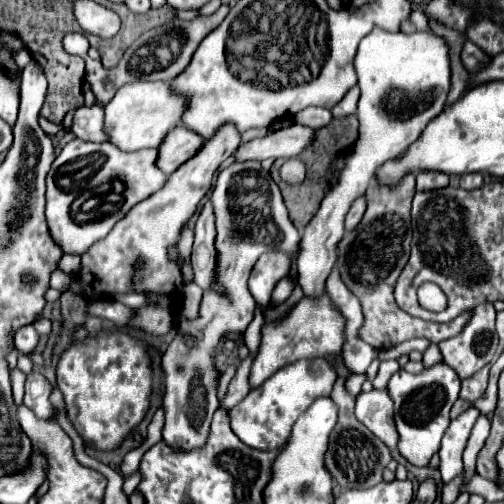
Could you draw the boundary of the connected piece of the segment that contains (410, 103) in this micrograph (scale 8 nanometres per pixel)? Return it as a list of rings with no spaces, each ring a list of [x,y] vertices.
[[[376,28],[358,48],[356,74],[360,86],[358,120],[360,138],[356,140],[336,184],[326,192],[320,210],[302,230],[302,252],[298,256],[298,284],[304,296],[318,296],[324,292],[324,282],[336,262],[336,246],[344,236],[344,218],[352,202],[364,196],[366,188],[374,184],[378,168],[398,158],[410,144],[420,138],[432,116],[444,108],[450,90],[450,58],[448,44],[432,32],[386,32]]]

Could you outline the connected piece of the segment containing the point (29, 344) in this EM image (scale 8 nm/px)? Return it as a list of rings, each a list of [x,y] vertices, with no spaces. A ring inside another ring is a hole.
[[[30,324],[30,326],[20,328],[20,330],[16,332],[16,336],[14,336],[14,344],[16,344],[16,348],[18,348],[22,354],[32,352],[32,350],[36,348],[36,344],[38,344],[38,332],[34,330],[34,326]]]

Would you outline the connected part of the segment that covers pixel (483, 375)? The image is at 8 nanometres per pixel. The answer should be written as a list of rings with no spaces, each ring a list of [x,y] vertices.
[[[478,370],[474,376],[462,380],[462,390],[460,390],[460,398],[466,400],[466,402],[476,402],[484,390],[486,390],[486,382],[488,382],[488,370]]]

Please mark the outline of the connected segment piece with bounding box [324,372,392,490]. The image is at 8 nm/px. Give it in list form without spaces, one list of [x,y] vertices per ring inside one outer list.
[[[350,372],[346,376],[340,376],[332,390],[332,400],[338,404],[340,416],[338,416],[336,428],[330,434],[330,444],[328,444],[328,452],[326,452],[324,460],[326,460],[326,466],[332,474],[332,478],[340,486],[360,490],[360,488],[372,488],[382,482],[382,472],[388,466],[388,462],[392,460],[392,454],[384,442],[380,442],[364,424],[360,424],[360,420],[356,420],[356,416],[354,416],[356,396],[352,396],[346,390],[348,376],[350,376]]]

